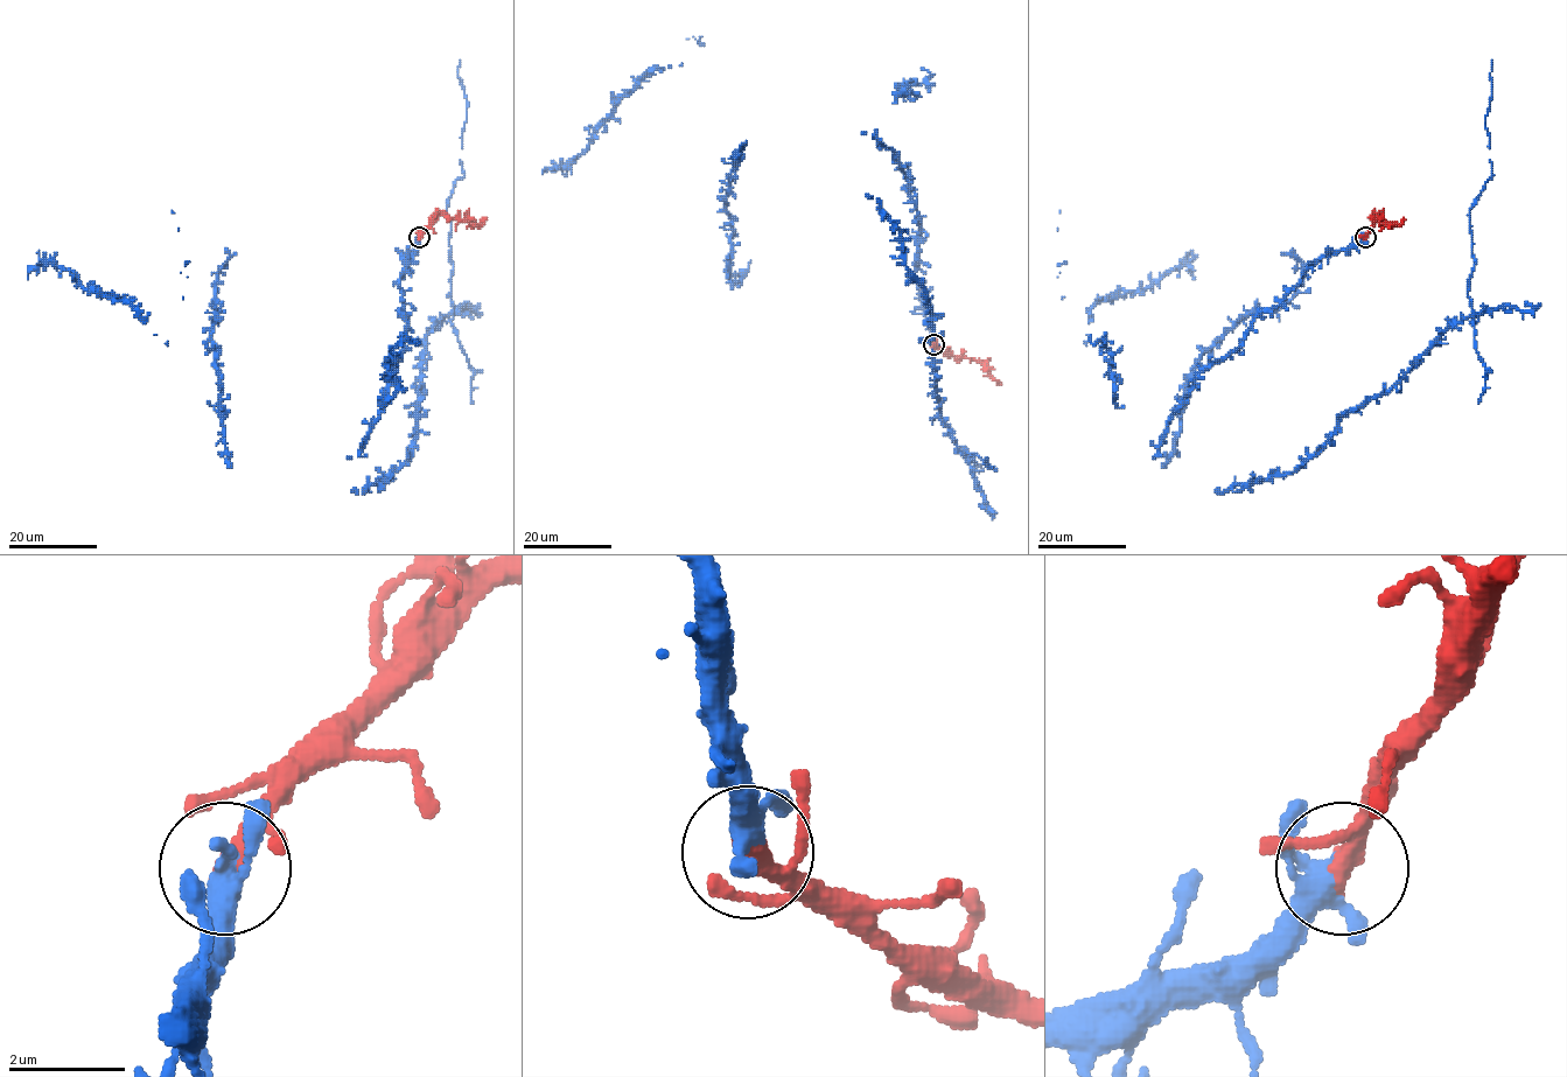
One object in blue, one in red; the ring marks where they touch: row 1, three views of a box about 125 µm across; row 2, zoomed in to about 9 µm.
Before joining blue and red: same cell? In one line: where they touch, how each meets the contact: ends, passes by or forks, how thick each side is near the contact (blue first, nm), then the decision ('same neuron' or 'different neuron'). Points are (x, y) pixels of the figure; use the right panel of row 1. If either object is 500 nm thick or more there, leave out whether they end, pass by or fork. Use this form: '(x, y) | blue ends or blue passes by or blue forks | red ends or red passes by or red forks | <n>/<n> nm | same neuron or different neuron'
(1365, 237) | blue forks | red passes by | 280/260 nm | same neuron

